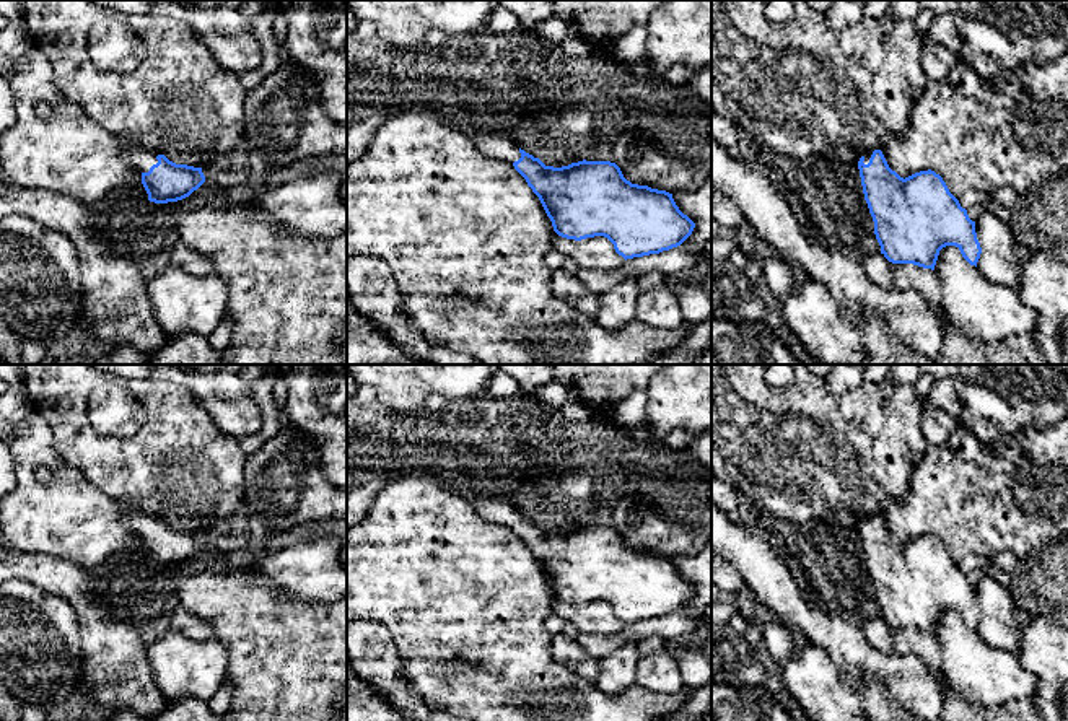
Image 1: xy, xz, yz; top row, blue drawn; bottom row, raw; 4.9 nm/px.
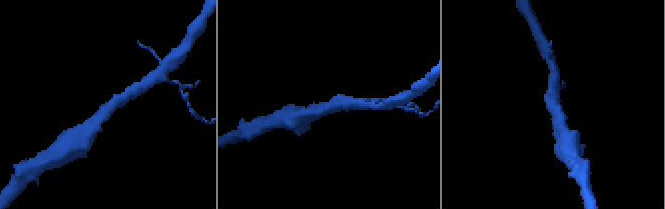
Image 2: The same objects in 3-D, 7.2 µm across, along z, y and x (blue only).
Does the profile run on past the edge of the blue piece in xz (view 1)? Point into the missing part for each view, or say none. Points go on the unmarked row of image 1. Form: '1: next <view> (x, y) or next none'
1: next xz (492, 508)

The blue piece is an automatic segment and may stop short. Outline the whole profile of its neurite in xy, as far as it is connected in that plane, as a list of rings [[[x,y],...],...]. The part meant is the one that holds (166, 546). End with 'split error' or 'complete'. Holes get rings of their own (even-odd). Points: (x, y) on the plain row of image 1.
[[[143,511],[124,514],[122,522],[142,535],[142,548],[155,568],[182,565],[205,547],[202,532],[176,529]]]; split error

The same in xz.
[[[475,495],[471,501],[480,516],[514,531],[562,602],[604,601],[627,625],[677,612],[695,592],[672,558],[632,548],[615,527],[583,524],[554,532],[506,500]]]; split error

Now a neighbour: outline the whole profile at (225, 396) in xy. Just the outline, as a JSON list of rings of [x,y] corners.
[[[155,365],[151,379],[187,387],[215,426],[239,441],[257,435],[265,423],[259,404],[251,395],[251,384],[241,373],[187,371],[169,365]]]

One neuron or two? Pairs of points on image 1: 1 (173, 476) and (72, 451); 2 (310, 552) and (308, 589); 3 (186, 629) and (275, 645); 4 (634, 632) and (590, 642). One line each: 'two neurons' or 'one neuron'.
1: one neuron
2: one neuron
3: two neurons
4: one neuron

